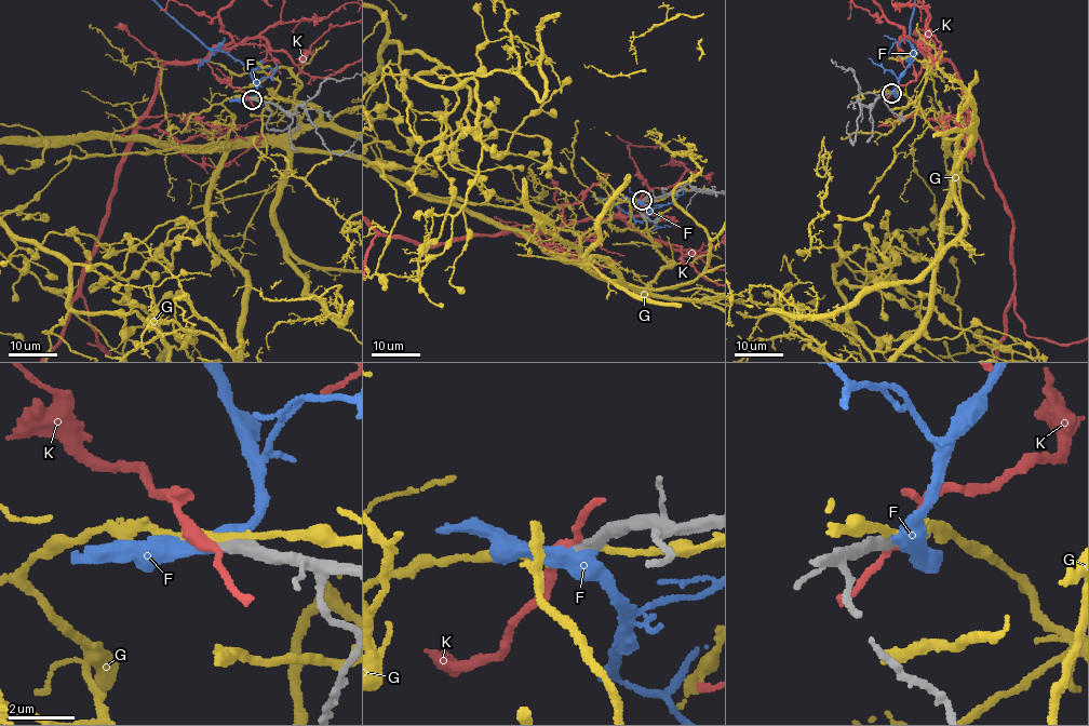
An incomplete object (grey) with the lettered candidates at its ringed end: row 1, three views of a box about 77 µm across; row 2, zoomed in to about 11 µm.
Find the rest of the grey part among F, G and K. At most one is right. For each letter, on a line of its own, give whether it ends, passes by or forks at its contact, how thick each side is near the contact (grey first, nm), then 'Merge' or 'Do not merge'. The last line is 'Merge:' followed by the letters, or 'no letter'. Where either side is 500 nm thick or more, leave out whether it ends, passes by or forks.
F: It passes by. Thickness 360 nm (grey) against 420 nm. Merge
G: It passes by. Thickness 380 nm (grey) against 240 nm. Do not merge
K: It passes by. Thickness 320 nm (grey) against 280 nm. Do not merge
Merge: F

